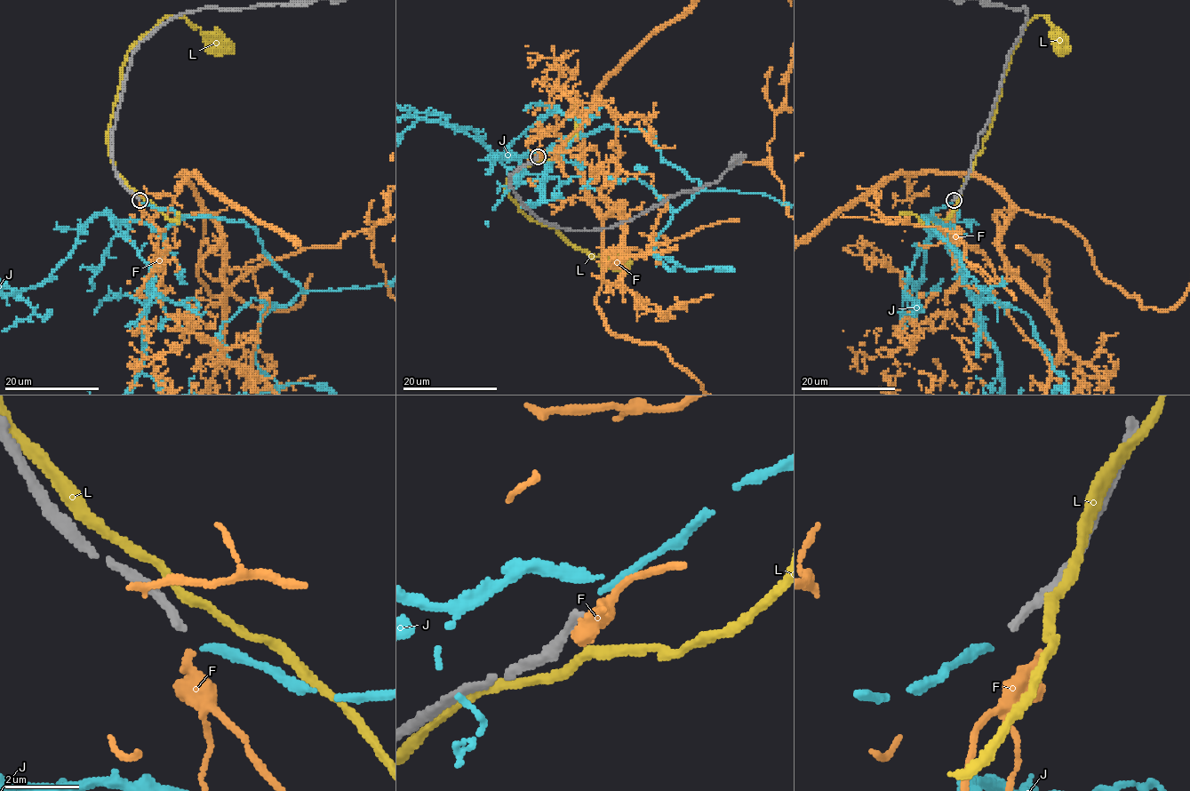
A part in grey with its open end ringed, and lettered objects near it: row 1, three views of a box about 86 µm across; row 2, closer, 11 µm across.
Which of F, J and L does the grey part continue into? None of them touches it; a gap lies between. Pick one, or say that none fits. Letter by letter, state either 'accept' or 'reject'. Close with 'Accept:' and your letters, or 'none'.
F: reject
J: accept
L: reject
Accept: J

